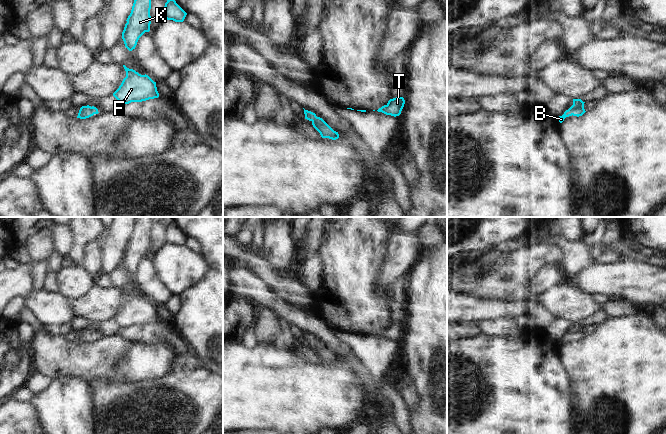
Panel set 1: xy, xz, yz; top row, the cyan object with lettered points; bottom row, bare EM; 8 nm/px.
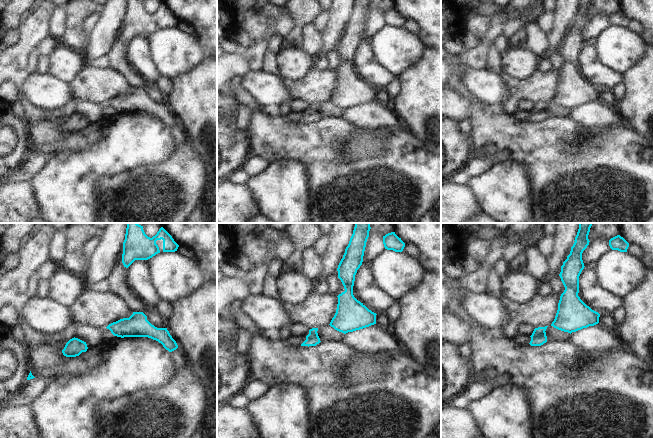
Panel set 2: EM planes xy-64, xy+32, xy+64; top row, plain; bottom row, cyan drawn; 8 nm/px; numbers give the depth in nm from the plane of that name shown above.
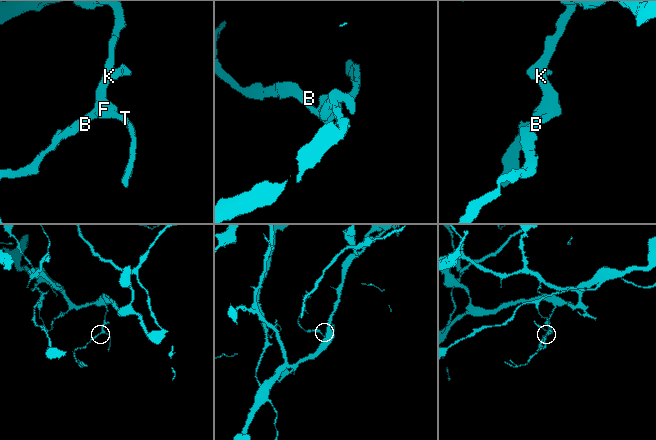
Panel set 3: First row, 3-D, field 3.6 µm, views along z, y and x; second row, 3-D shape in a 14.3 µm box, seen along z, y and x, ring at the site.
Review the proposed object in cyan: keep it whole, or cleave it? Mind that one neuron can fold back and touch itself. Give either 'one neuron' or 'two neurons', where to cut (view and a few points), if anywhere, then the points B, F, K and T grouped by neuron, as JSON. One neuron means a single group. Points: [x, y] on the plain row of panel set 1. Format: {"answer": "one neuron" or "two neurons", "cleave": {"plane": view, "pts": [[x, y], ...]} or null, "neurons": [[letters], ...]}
{"answer": "one neuron", "cleave": null, "neurons": [["B", "F", "K", "T"]]}

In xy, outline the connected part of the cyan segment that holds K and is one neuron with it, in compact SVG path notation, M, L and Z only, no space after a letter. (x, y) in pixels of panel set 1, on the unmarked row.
M136 217L135 219L131 237L122 256L122 263L129 275L135 273L139 262L145 256L150 255L152 223L153 217Z

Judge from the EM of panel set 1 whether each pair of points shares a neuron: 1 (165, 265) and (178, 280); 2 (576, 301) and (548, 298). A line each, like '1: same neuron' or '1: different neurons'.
1: same neuron
2: same neuron

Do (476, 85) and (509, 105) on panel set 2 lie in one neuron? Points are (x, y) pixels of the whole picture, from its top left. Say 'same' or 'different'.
different

